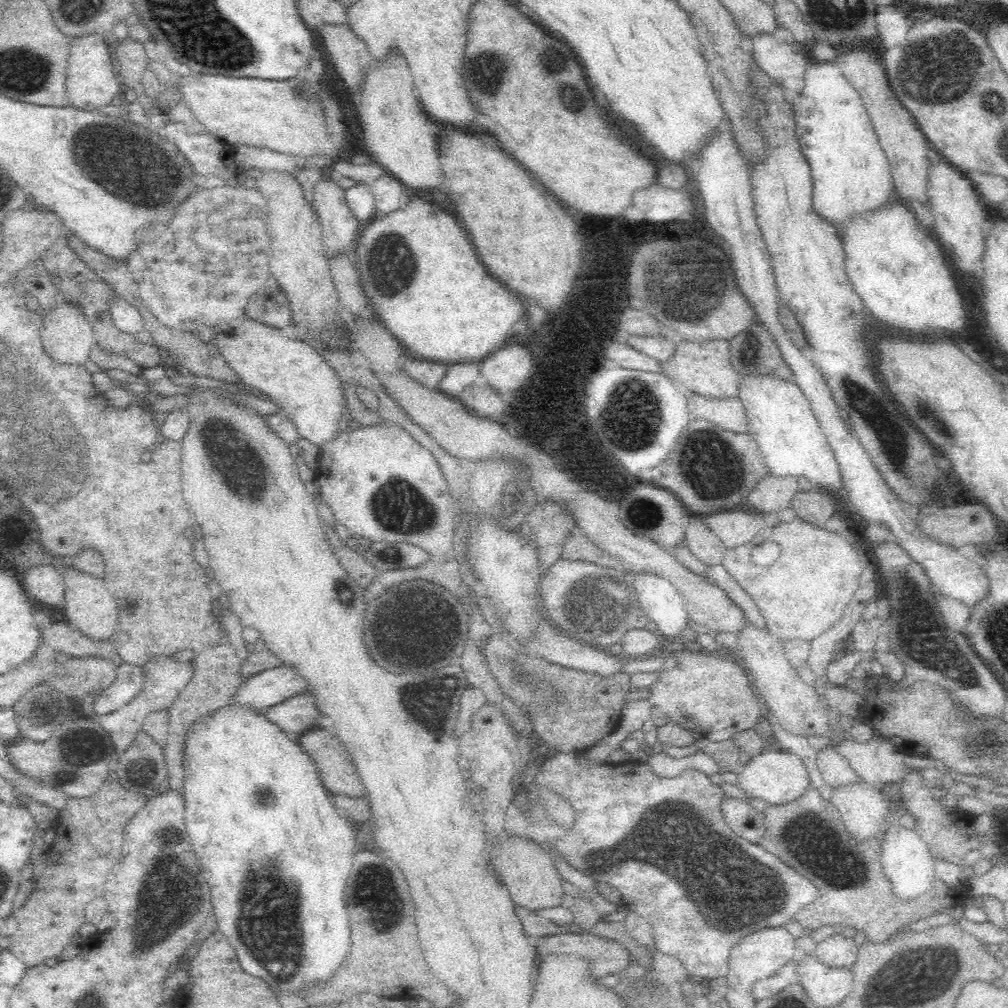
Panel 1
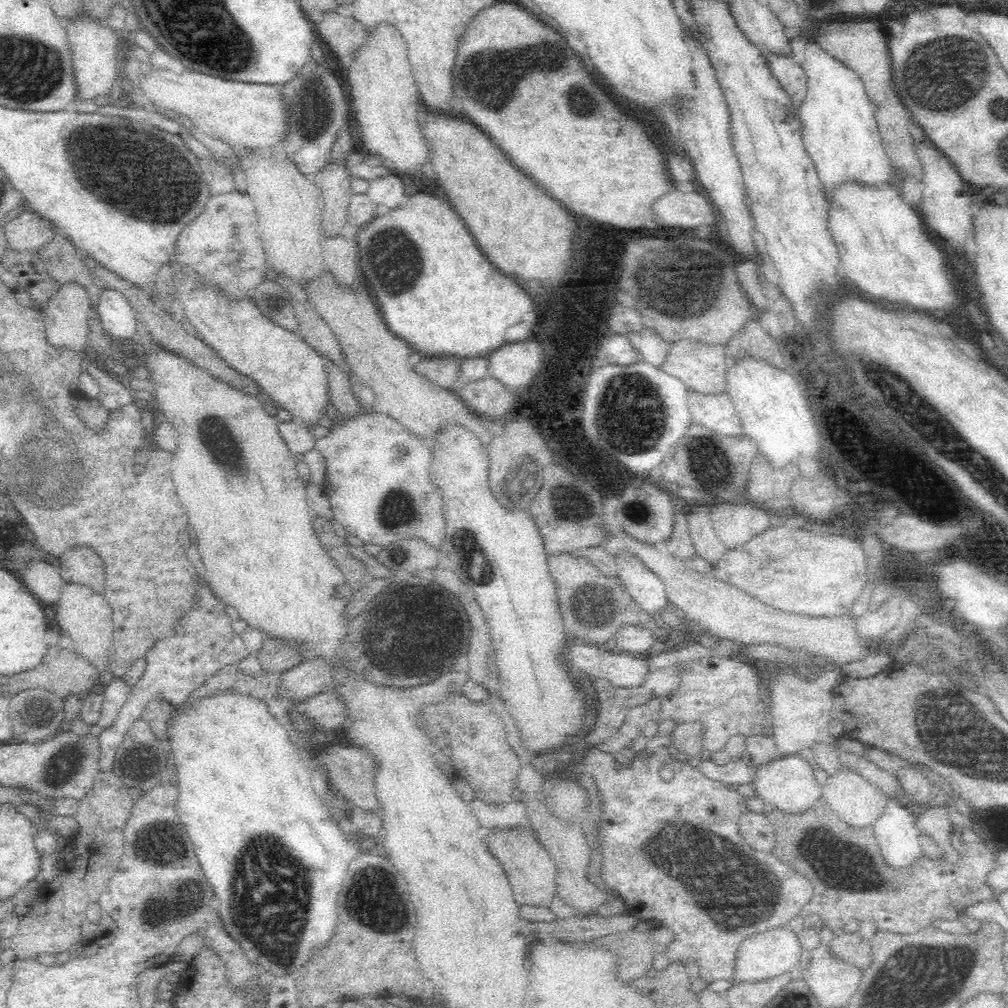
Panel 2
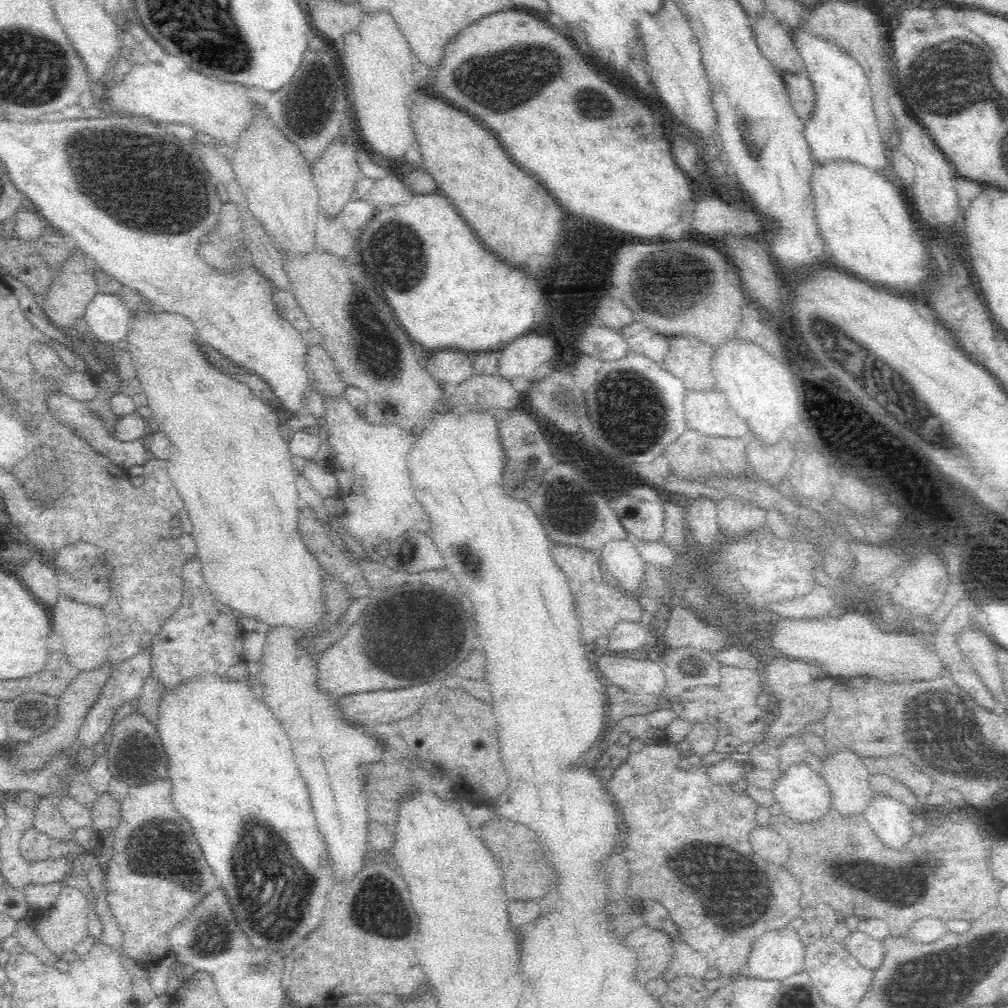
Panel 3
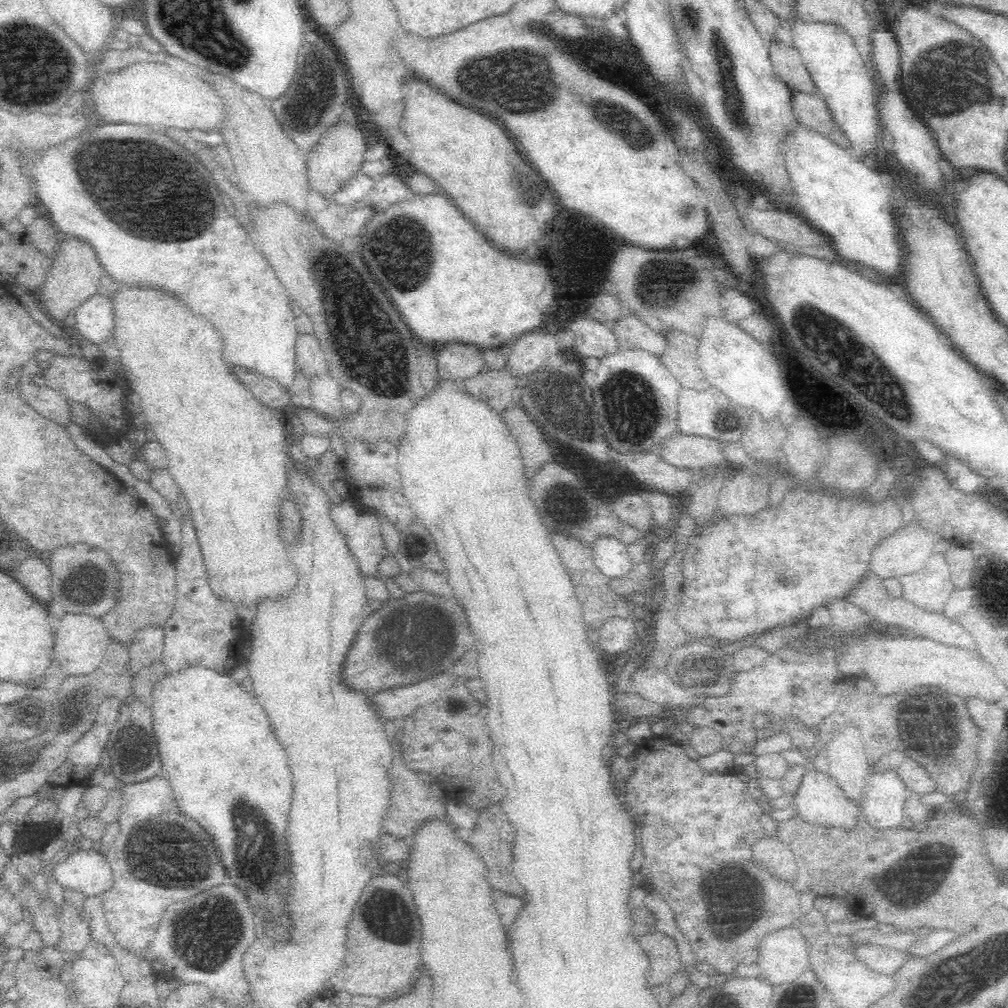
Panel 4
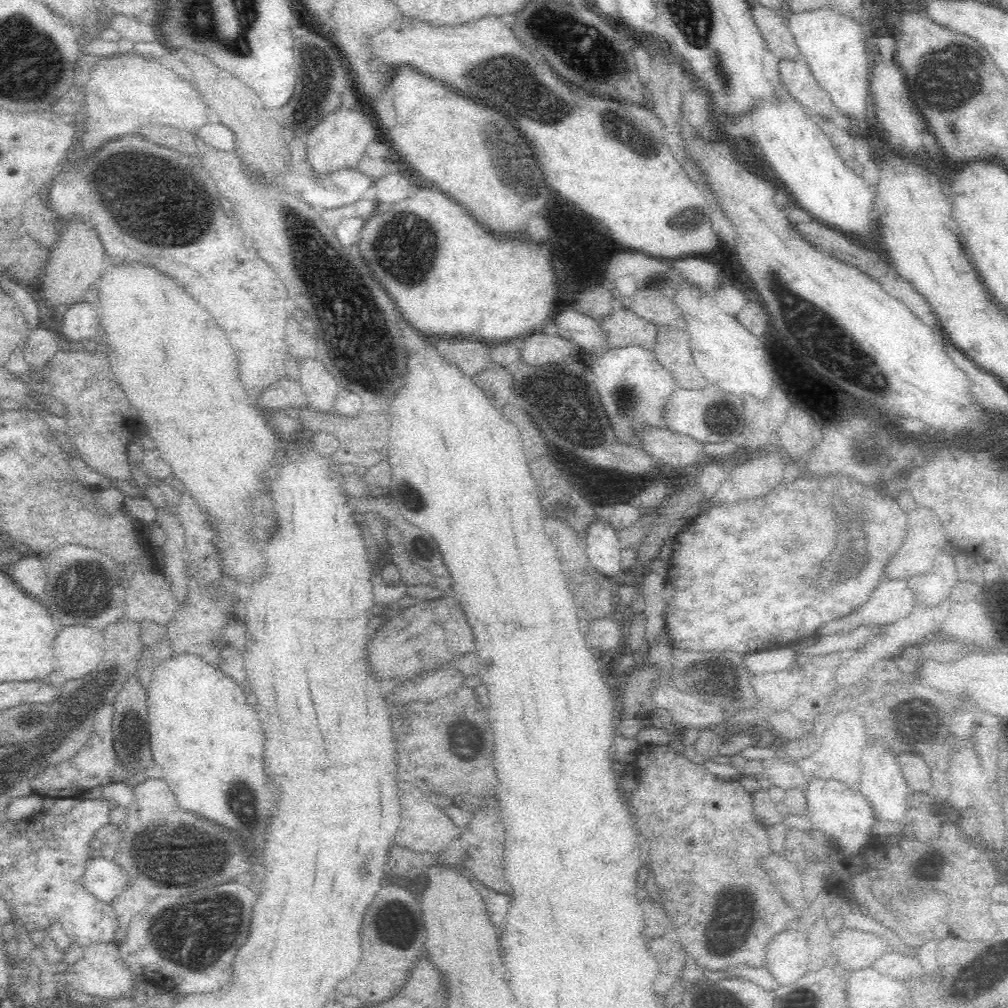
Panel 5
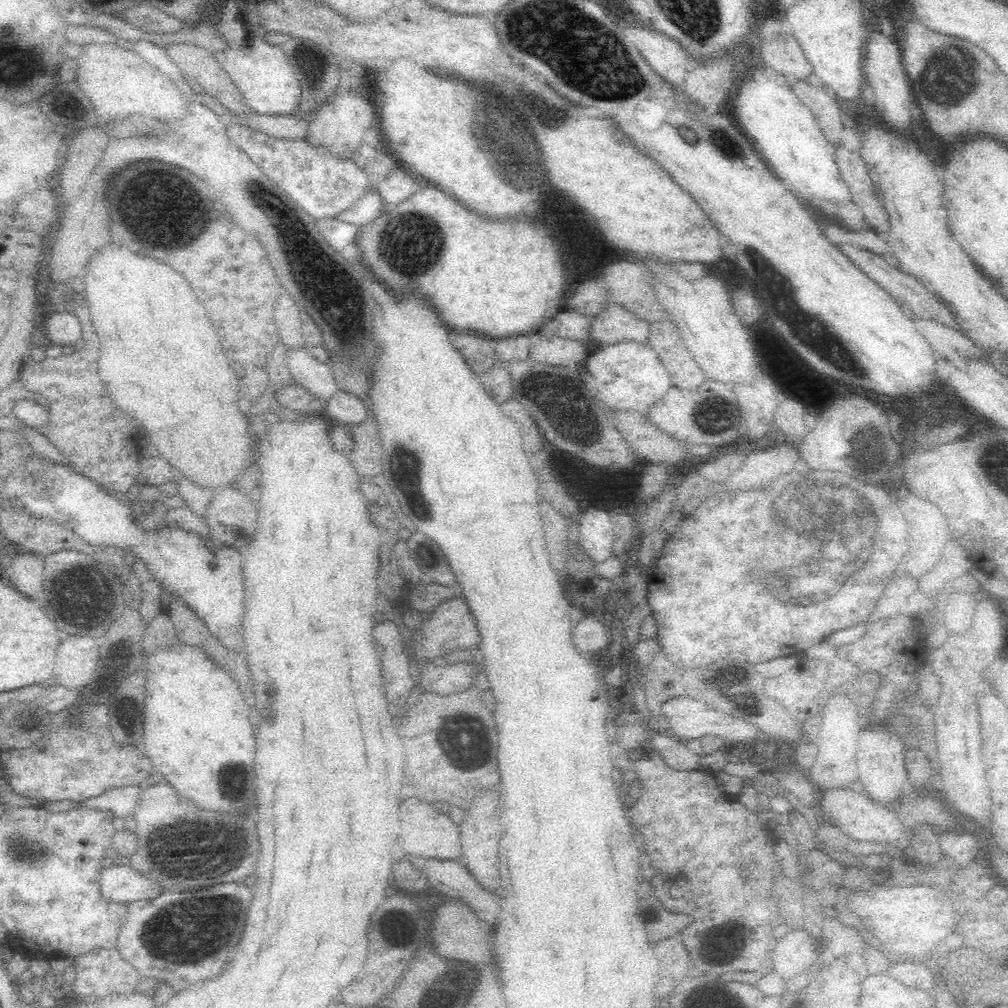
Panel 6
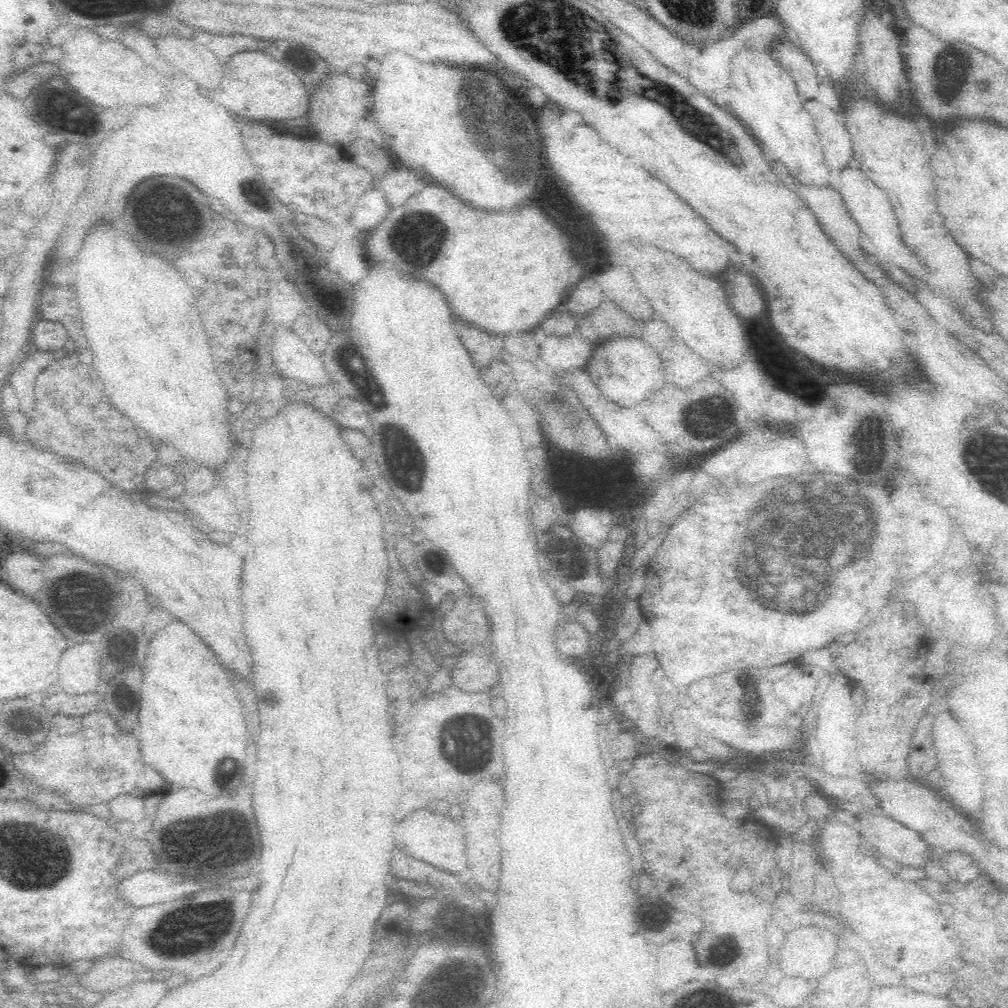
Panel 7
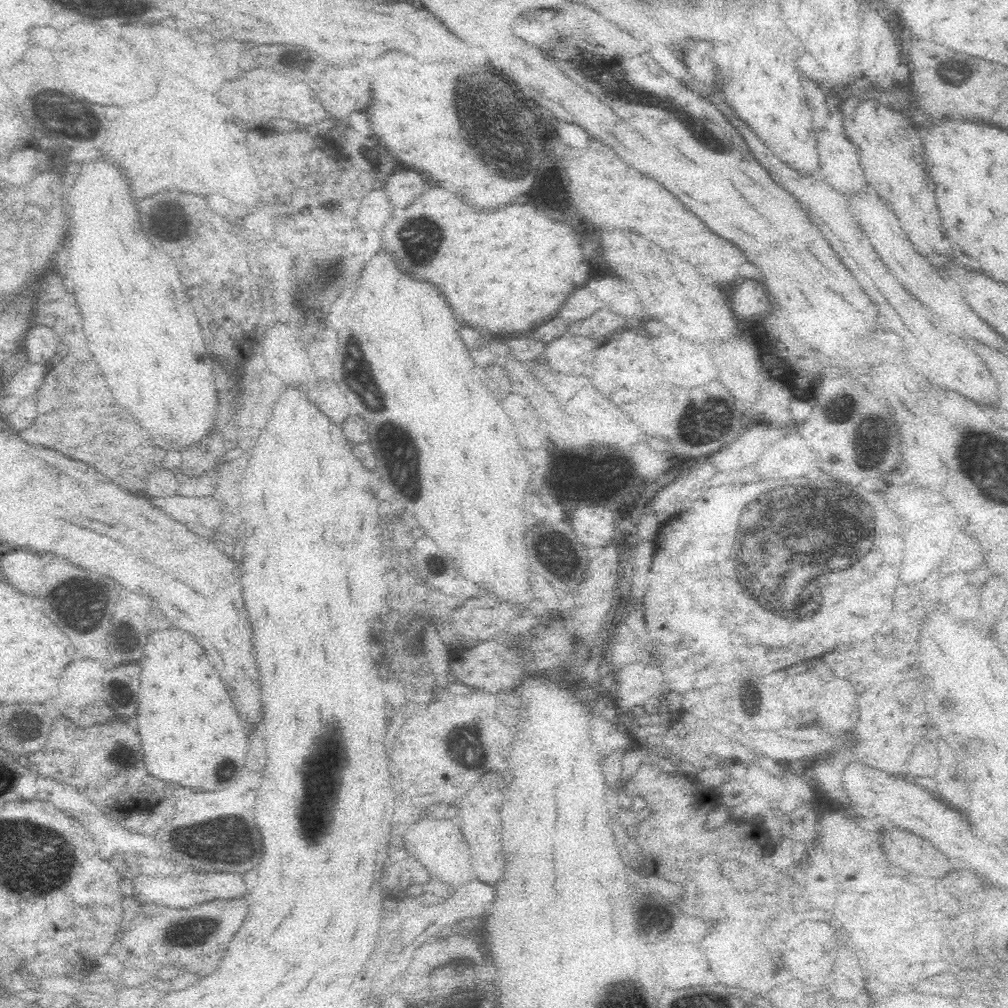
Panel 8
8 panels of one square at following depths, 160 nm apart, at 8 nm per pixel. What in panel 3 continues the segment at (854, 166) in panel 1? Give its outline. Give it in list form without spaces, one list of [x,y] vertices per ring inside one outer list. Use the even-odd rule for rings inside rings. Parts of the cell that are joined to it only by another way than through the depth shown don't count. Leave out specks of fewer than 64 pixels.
[[[802,25],[790,30],[794,43],[812,80],[814,92],[818,96],[818,112],[814,120],[804,122],[804,136],[810,146],[811,159],[816,162],[832,158],[850,158],[868,168],[880,170],[889,158],[886,144],[882,144],[881,131],[874,116],[873,98],[868,77],[861,64],[845,48],[831,38],[820,38],[812,32],[804,32]],[[810,130],[824,130],[824,134],[808,136]]]

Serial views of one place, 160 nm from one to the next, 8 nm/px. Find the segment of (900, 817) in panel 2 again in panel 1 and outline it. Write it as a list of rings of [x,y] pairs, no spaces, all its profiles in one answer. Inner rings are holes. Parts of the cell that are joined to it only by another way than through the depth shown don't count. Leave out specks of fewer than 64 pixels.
[[[892,814],[886,832],[882,834],[884,842],[882,842],[882,866],[884,866],[884,874],[892,880],[894,890],[900,898],[910,898],[916,894],[922,894],[928,884],[930,884],[930,876],[932,876],[932,856],[926,848],[926,844],[918,838],[918,834],[906,826],[900,824],[900,820],[896,818],[896,814]]]

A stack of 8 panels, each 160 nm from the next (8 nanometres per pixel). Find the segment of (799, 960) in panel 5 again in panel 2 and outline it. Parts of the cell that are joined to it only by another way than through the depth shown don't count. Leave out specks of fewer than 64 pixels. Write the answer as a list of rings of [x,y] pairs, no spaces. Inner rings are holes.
[[[776,928],[762,932],[754,938],[748,938],[740,944],[740,952],[736,956],[736,982],[754,982],[754,980],[764,980],[772,976],[780,976],[784,972],[790,972],[794,964],[798,964],[802,956],[802,946],[798,944],[794,932],[786,928]]]

